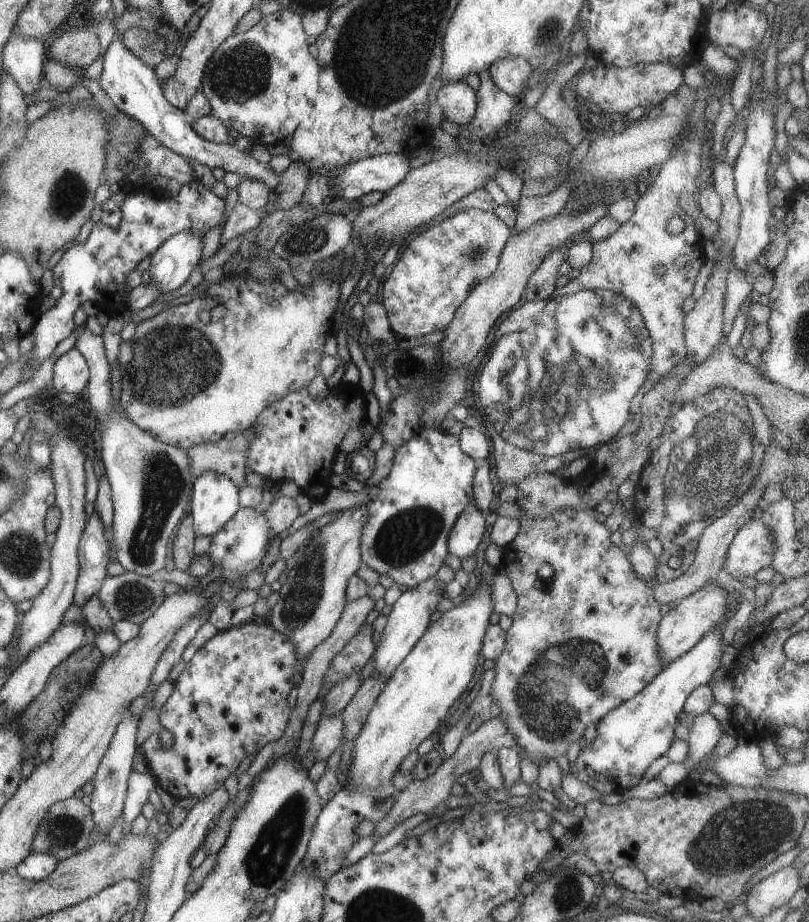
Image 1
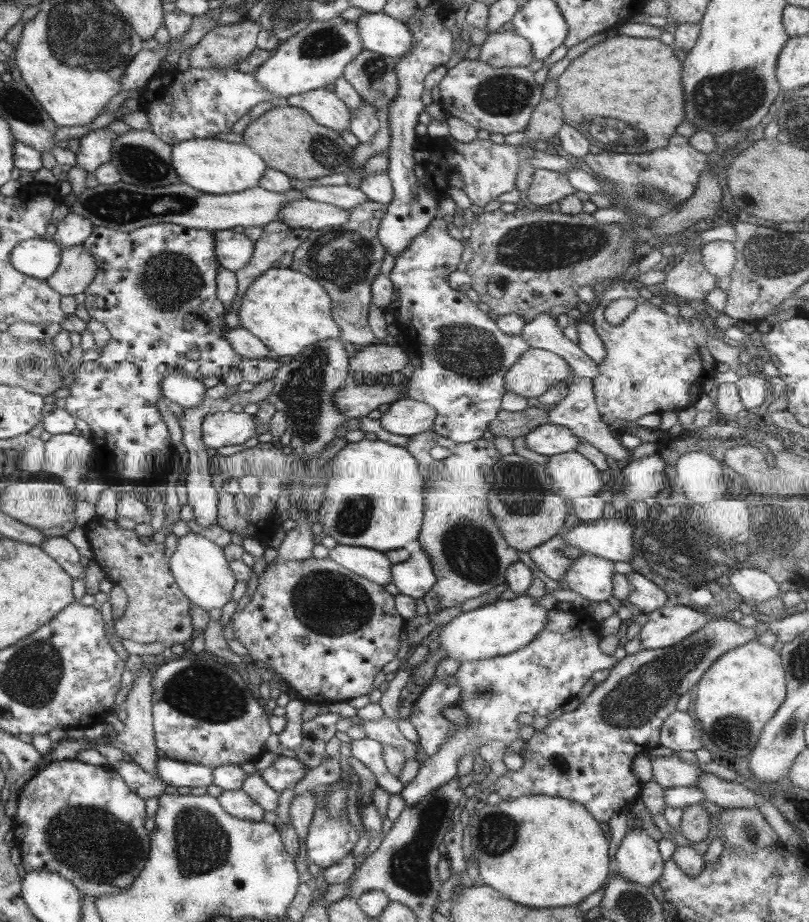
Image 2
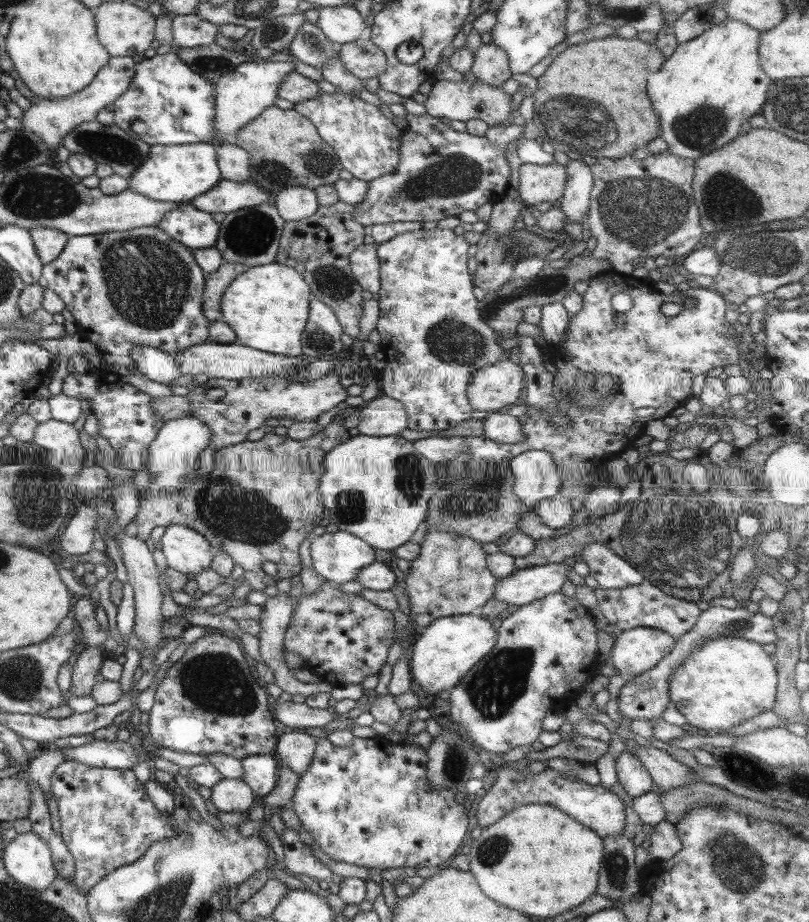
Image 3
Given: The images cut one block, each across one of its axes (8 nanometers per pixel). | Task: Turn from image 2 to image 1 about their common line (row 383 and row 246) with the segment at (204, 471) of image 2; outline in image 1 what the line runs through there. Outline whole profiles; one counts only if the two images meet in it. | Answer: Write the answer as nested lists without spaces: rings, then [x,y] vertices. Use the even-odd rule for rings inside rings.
[[[237,202],[225,222],[218,250],[226,246],[230,240],[256,228],[263,218],[263,213],[263,211],[248,208],[245,204]]]

